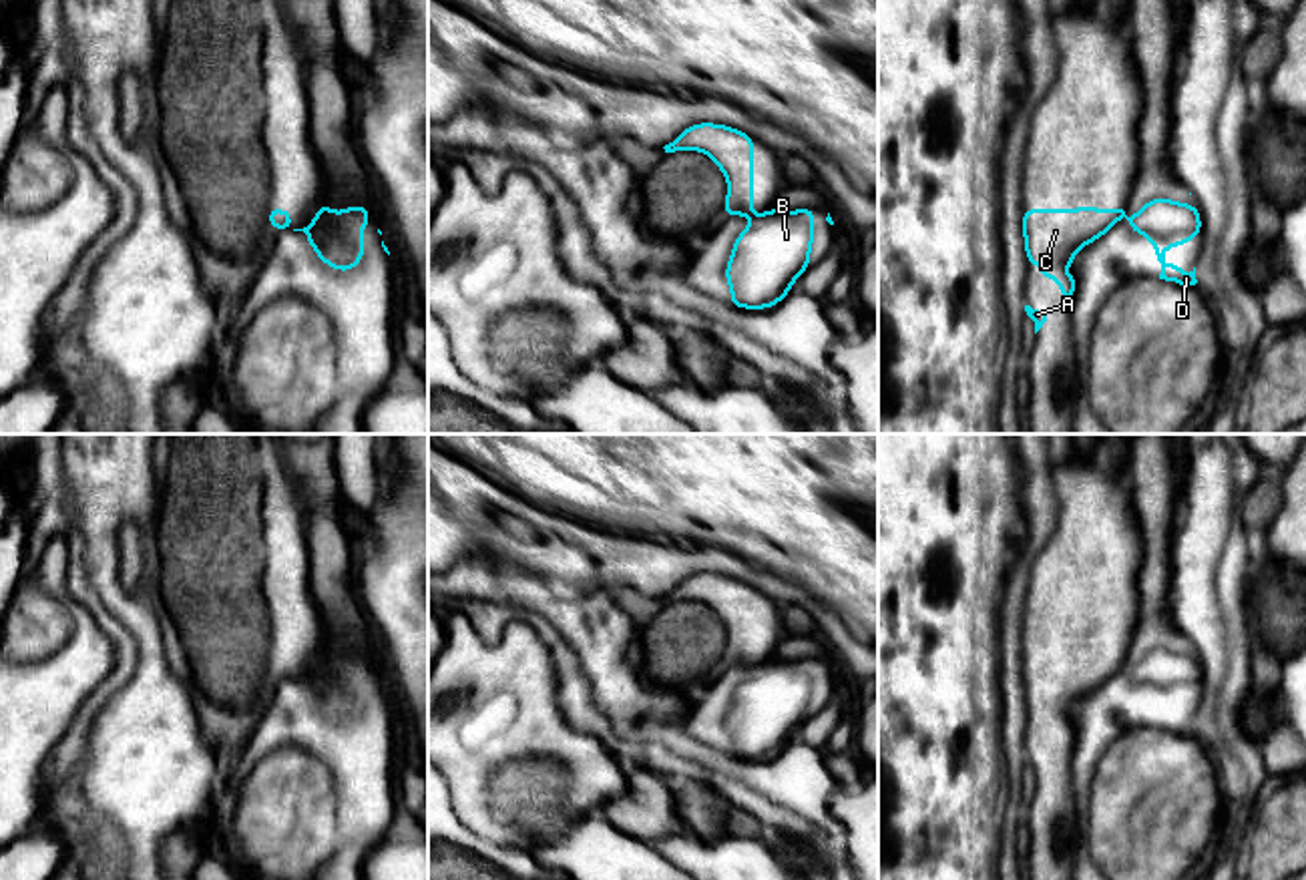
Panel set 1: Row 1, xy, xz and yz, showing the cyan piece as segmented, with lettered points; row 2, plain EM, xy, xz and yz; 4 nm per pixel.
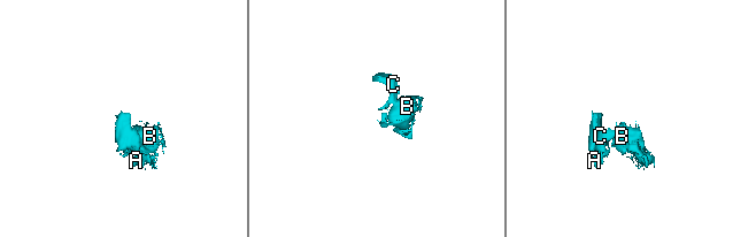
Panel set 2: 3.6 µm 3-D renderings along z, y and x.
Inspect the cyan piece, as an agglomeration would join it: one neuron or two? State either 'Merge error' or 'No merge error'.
Merge error

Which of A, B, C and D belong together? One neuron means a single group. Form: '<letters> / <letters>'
A C / B D

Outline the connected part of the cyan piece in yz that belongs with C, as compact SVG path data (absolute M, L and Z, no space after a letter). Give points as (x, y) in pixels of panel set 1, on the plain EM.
M1023 659L1023 689L1027 715L1037 713L1045 729L1055 729L1061 749L1073 753L1077 727L1075 703L1103 687L1121 667L1123 659Z

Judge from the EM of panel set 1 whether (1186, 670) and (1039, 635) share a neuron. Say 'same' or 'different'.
different

